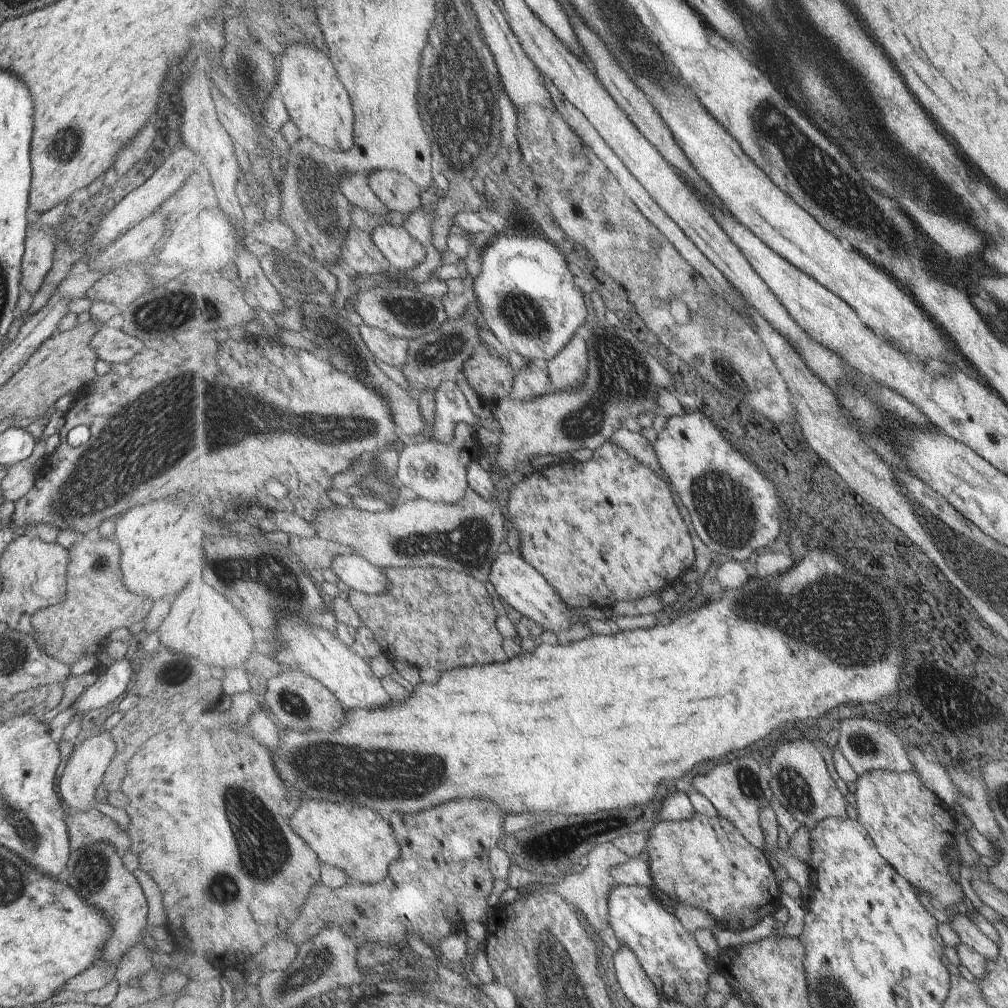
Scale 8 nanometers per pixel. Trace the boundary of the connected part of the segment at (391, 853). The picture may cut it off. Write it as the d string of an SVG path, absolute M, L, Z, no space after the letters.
M302 800L300 810L296 812L292 826L304 841L320 855L324 864L328 867L340 868L347 873L353 883L378 884L388 878L390 866L396 863L402 856L403 850L396 838L394 827L388 816L382 816L374 812L374 807L333 802L316 802L316 800Z

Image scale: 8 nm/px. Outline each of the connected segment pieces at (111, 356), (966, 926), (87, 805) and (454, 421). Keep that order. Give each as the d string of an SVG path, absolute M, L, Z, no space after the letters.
M104 325L89 342L97 358L110 364L128 363L142 350L144 343L116 327Z
M961 909L957 911L957 915L949 916L949 924L962 943L977 950L986 960L998 956L999 946L986 937Z
M94 733L87 735L87 740L75 746L73 750L74 756L68 761L65 771L60 778L60 792L64 802L68 804L71 812L89 811L96 804L96 796L94 793L103 783L106 768L116 752L116 745L110 737L110 733Z
M454 381L445 382L436 394L437 401L437 414L436 414L436 425L434 436L432 440L438 441L453 441L455 438L455 430L458 424L461 422L470 423L474 426L478 426L476 424L476 414L474 414L474 410L472 410L472 405L468 402L468 398L466 398L466 393L464 389Z

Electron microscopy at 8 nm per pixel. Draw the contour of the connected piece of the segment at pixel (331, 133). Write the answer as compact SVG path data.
M292 44L287 48L280 66L279 89L292 121L298 126L303 137L313 138L318 144L326 146L330 152L348 152L354 148L356 115L353 98L350 98L351 92L343 82L341 70L324 50L314 44Z

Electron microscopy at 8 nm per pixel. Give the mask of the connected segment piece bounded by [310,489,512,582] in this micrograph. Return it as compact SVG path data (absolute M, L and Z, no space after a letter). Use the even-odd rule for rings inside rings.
M471 489L468 496L457 503L433 501L420 497L406 501L396 508L388 508L376 513L354 511L347 506L338 505L334 509L320 510L316 518L310 523L314 527L316 537L343 545L352 545L356 554L362 555L383 569L386 567L427 567L434 565L465 572L476 579L488 582L491 580L492 569L498 557L504 553L512 552L512 548L508 544L508 524L502 524L502 517L509 517L509 513L504 512L497 496L486 498Z

